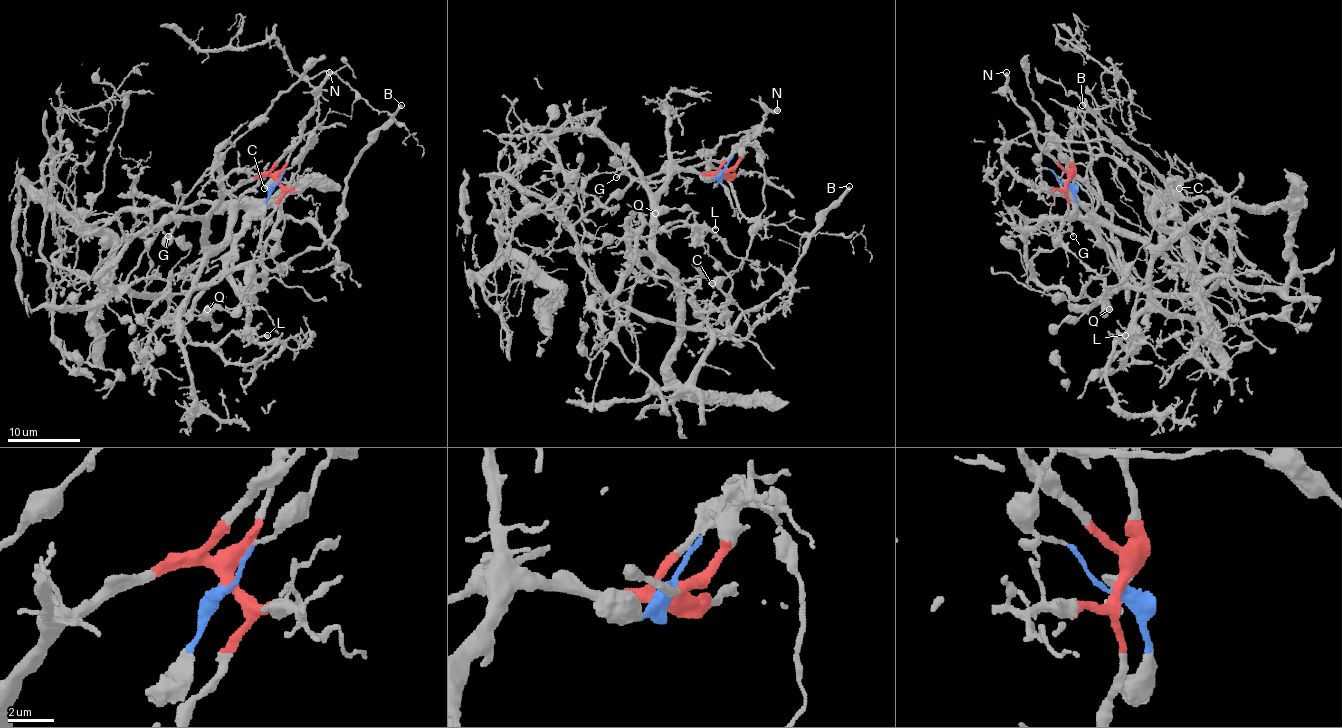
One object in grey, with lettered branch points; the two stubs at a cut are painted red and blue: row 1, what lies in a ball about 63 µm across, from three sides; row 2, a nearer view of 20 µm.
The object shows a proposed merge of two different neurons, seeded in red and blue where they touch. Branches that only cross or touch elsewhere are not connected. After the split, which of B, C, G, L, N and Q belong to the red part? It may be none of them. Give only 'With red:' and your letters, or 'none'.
With red: G, L, N

